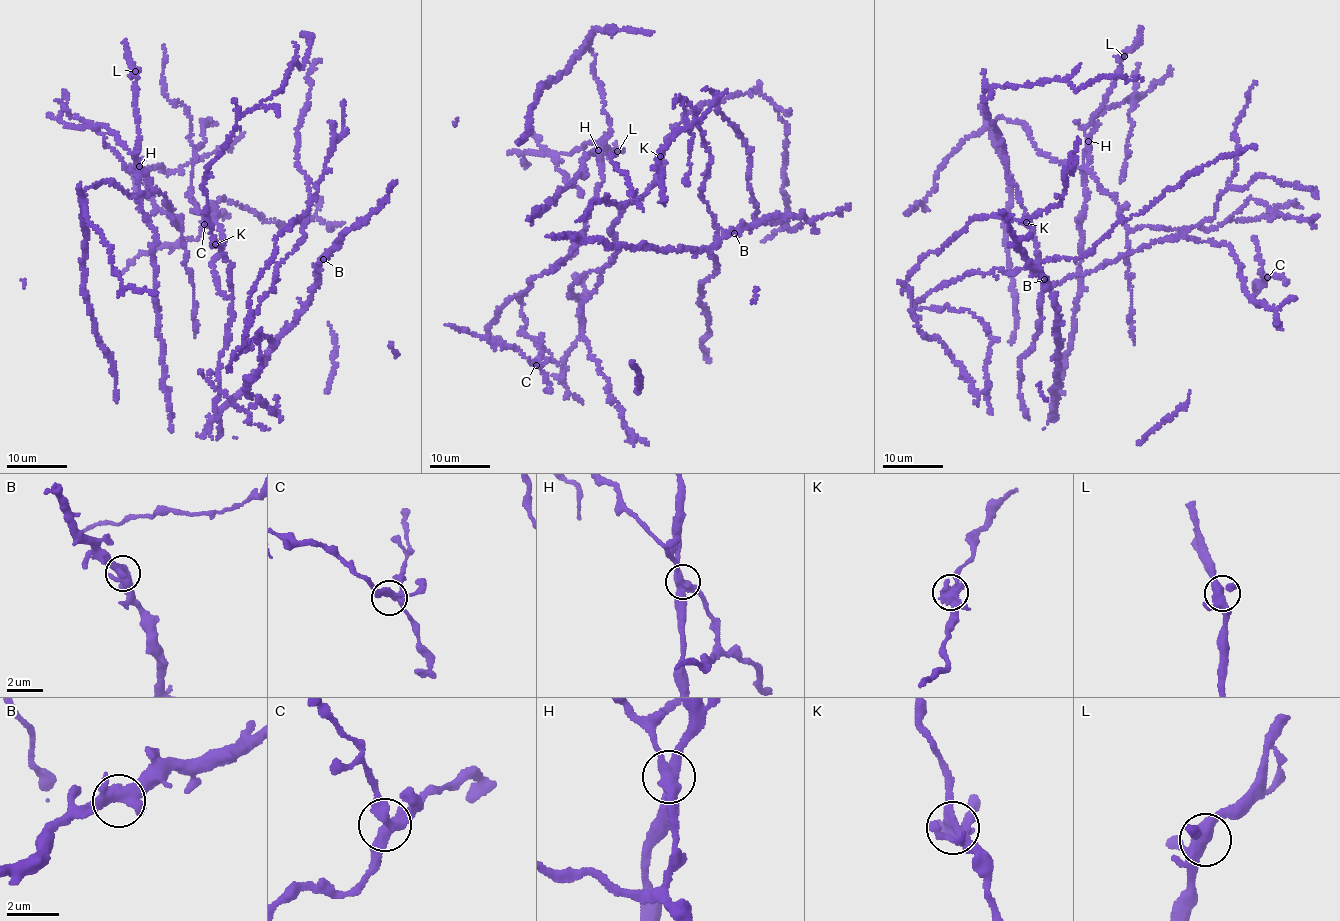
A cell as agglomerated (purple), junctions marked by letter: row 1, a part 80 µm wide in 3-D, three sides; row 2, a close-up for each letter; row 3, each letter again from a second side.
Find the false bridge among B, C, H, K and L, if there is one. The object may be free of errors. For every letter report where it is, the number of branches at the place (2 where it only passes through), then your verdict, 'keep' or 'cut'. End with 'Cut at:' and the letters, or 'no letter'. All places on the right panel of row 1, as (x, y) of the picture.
B: (1044, 279) | 3 | keep
C: (1267, 277) | 4 | keep
H: (1088, 141) | 4 | keep
K: (1026, 222) | 4 | keep
L: (1124, 56) | 4 | keep
Cut at: no letter

